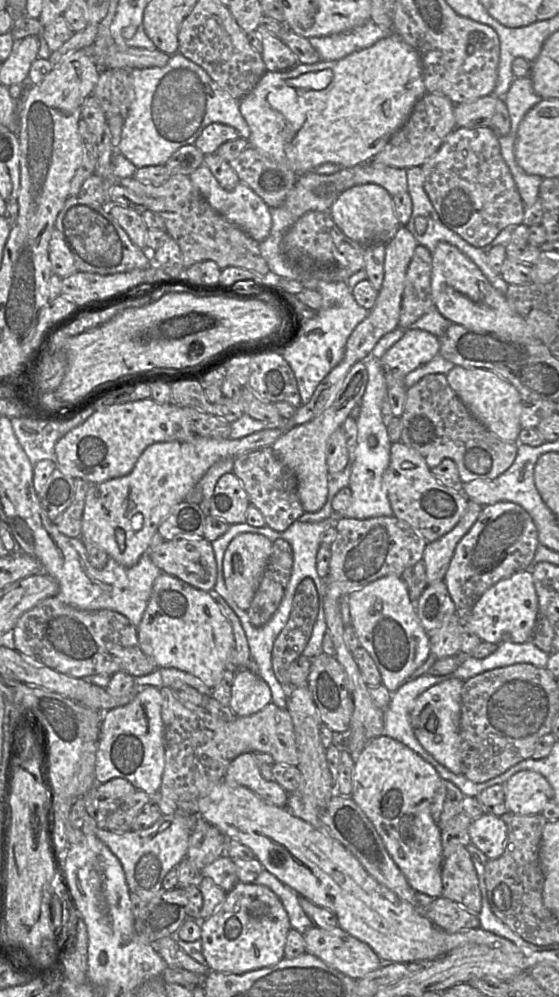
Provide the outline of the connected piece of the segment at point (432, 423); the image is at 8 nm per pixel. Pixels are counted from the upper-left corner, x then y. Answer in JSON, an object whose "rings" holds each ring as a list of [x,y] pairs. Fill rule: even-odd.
{"rings":[[[445,374],[427,375],[408,388],[401,420],[400,442],[420,453],[431,469],[443,459],[453,460],[464,484],[476,479],[496,479],[517,456],[519,444],[503,441],[475,419],[450,387]]]}

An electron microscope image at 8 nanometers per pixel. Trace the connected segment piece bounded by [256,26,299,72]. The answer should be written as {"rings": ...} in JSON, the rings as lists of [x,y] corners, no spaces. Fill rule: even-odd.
{"rings":[[[258,26],[256,32],[262,42],[262,51],[260,54],[266,71],[285,71],[299,64],[297,56],[279,37],[261,26]]]}

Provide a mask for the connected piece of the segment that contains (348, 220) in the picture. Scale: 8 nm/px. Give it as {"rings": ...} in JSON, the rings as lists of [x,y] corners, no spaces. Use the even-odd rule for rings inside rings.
{"rings":[[[374,183],[357,185],[344,191],[335,200],[330,212],[342,232],[363,247],[387,244],[402,227],[395,213],[393,196],[385,188]]]}

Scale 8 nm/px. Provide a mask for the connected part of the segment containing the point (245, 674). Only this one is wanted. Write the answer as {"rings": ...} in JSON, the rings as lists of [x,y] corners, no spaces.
{"rings":[[[244,668],[237,671],[228,704],[236,716],[255,714],[271,702],[271,689],[262,677]]]}

